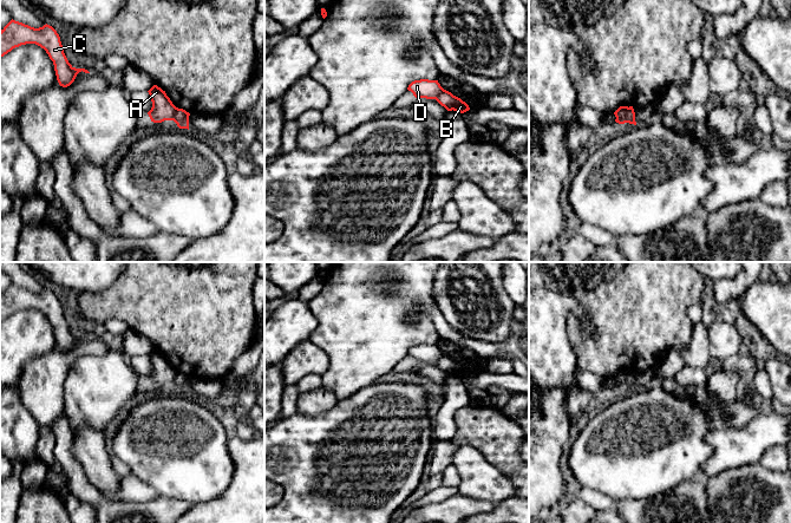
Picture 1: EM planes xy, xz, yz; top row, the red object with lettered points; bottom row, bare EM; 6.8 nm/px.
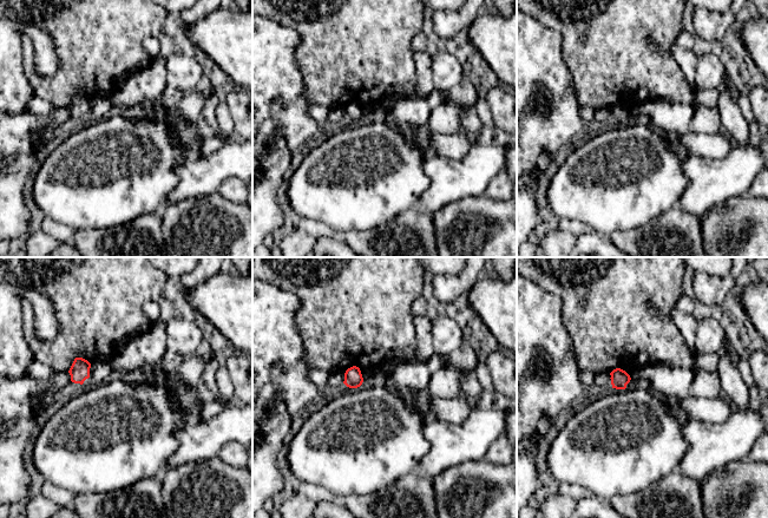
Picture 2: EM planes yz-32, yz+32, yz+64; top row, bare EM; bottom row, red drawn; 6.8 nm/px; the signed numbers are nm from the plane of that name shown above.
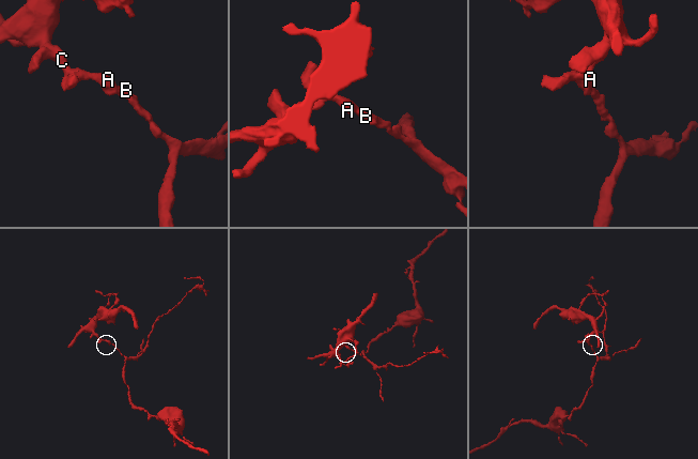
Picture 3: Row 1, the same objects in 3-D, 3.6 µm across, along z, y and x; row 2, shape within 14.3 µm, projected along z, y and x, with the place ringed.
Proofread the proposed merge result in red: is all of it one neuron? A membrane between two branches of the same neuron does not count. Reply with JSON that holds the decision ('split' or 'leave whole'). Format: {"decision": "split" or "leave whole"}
{"decision": "split"}

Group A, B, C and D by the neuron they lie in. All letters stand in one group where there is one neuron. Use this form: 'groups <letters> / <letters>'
groups A C D / B

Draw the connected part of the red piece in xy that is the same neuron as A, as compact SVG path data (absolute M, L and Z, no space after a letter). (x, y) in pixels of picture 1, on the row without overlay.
M153 349L149 355L151 361L152 372L148 377L151 386L162 387L164 385L175 385L176 371L157 349Z

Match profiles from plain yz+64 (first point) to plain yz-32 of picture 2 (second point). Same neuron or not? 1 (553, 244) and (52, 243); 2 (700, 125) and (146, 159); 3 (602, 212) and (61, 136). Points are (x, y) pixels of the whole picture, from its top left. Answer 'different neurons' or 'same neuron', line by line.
1: same neuron
2: different neurons
3: different neurons

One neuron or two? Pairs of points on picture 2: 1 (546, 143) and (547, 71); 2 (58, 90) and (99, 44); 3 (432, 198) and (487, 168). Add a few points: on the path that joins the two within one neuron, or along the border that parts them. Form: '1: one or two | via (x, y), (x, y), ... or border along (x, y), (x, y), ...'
1: one | via (546, 125), (553, 111), (553, 94), (549, 89)
2: one | via (70, 78), (92, 56)
3: one | via (446, 187), (454, 178), (466, 177), (473, 172)

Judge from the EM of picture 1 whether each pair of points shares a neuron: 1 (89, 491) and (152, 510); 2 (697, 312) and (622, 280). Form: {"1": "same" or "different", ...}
{"1": "same", "2": "different"}

